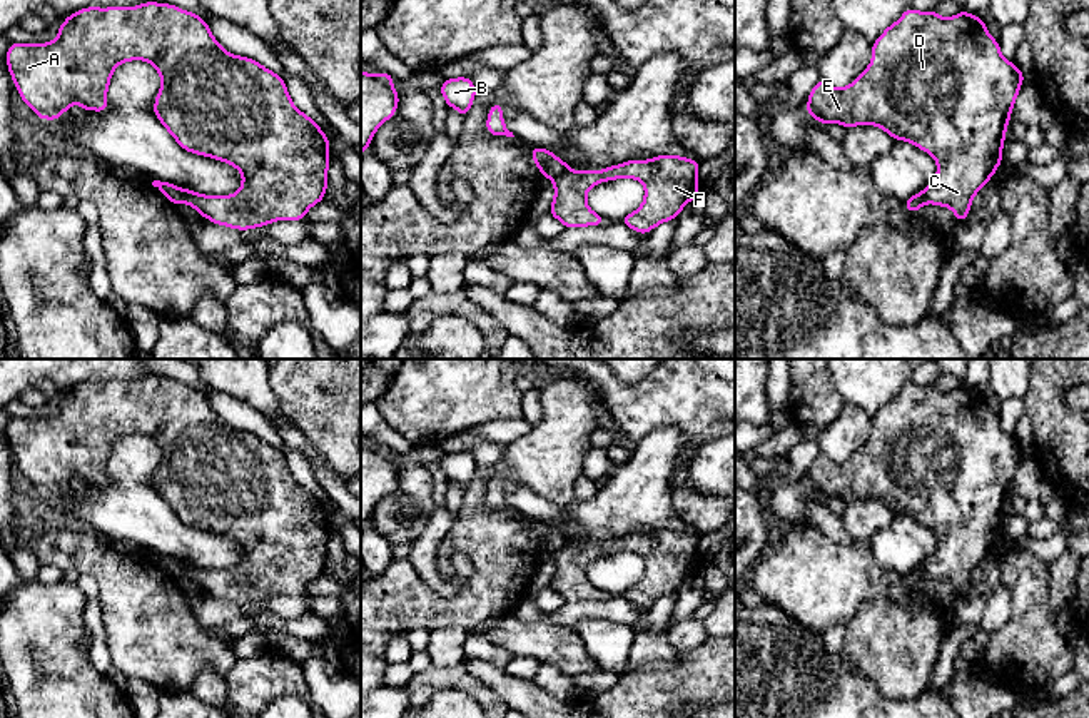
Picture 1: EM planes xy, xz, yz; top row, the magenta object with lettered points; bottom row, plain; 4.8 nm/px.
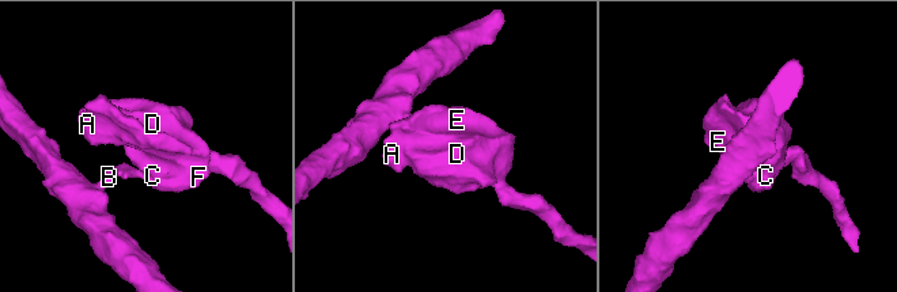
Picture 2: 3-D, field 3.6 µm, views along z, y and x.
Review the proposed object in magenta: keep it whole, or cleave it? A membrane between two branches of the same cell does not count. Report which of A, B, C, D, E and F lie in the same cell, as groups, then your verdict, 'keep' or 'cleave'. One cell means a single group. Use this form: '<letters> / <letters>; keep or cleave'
A C D E F / B; cleave

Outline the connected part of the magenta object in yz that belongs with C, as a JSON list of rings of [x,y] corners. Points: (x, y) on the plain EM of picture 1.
[[[907,382],[872,417],[870,439],[843,463],[820,453],[805,484],[820,498],[877,499],[894,514],[930,528],[937,549],[922,564],[924,578],[949,581],[962,598],[974,569],[1002,536],[1007,498],[1024,453],[1014,436],[1002,431],[999,416],[977,389],[962,384],[942,392],[934,384]]]

